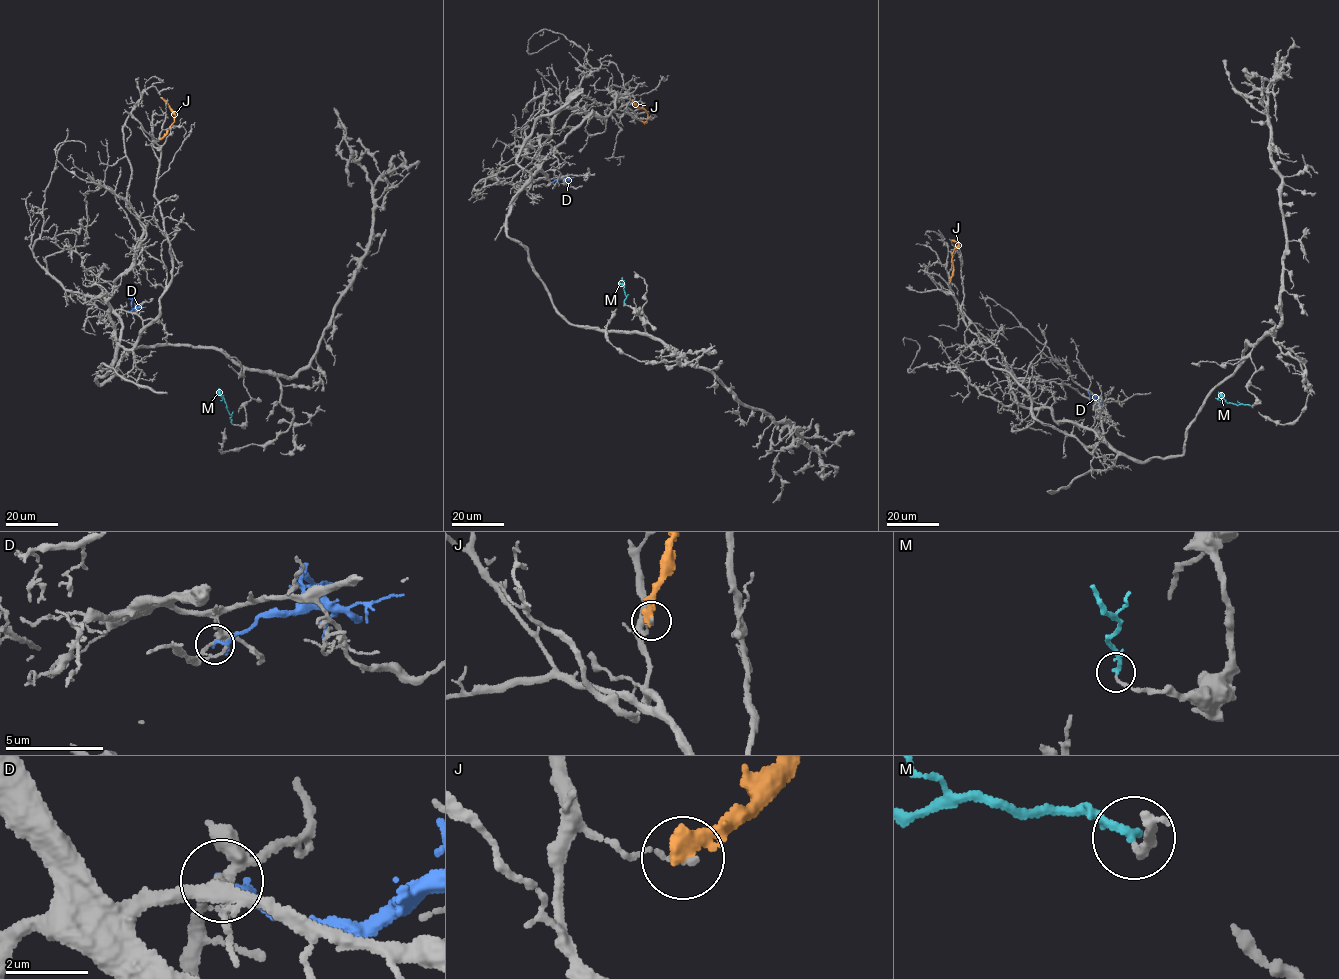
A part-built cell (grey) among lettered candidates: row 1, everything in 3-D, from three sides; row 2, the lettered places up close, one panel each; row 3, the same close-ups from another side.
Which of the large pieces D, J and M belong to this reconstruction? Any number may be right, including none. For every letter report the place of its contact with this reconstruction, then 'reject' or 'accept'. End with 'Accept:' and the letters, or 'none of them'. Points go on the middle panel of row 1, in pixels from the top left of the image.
D: meets grey at (549, 184); reject
J: meets grey at (629, 99); reject
M: meets grey at (624, 305); reject
Accept: none of them

